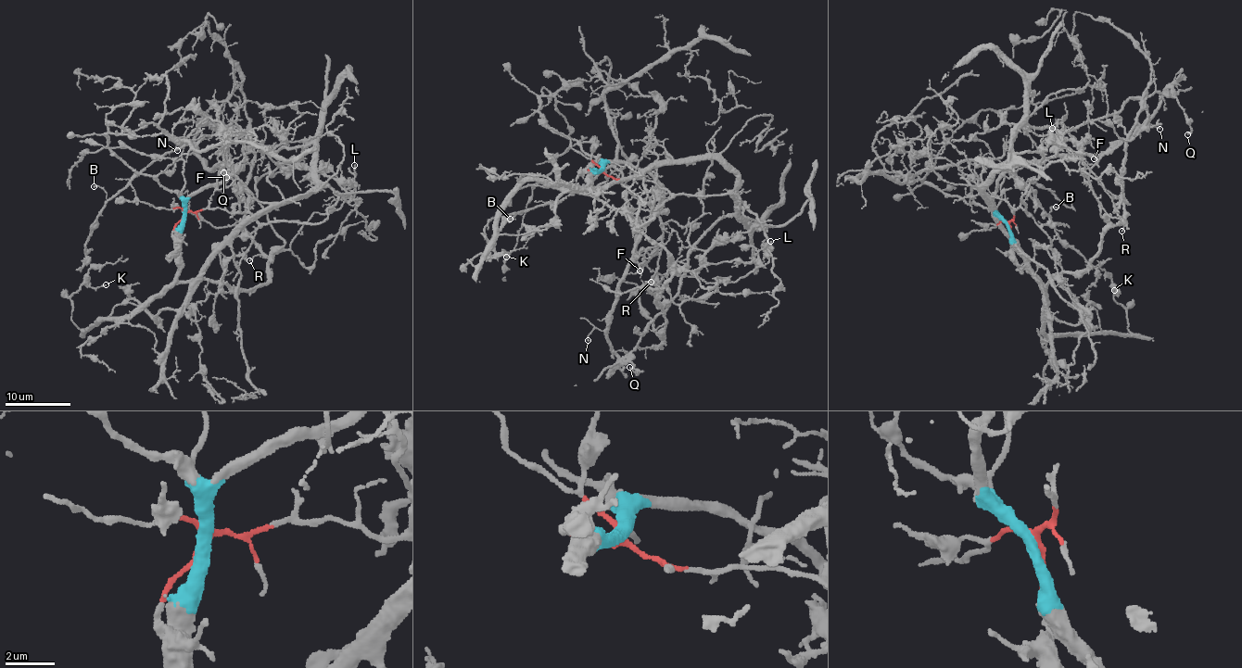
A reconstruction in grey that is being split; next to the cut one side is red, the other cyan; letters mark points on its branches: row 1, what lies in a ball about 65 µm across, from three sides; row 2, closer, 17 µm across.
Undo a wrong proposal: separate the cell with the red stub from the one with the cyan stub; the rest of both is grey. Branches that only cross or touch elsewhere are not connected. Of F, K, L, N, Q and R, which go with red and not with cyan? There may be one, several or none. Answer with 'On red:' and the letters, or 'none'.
On red: L

